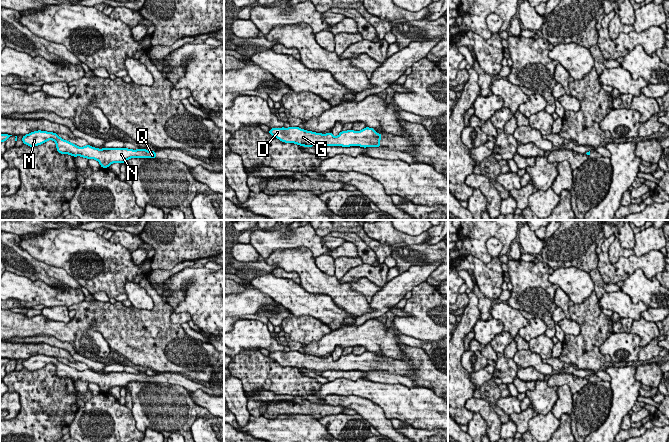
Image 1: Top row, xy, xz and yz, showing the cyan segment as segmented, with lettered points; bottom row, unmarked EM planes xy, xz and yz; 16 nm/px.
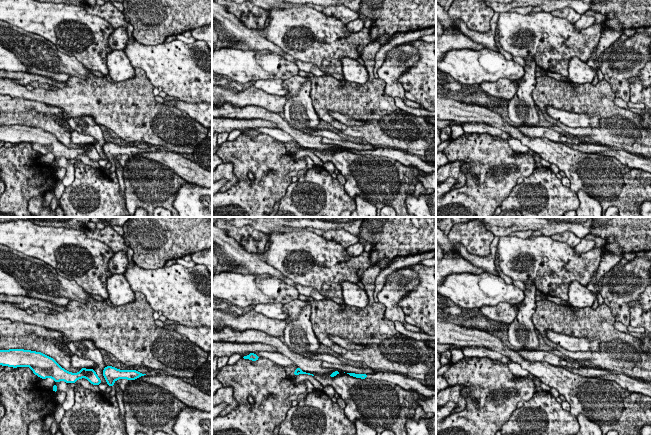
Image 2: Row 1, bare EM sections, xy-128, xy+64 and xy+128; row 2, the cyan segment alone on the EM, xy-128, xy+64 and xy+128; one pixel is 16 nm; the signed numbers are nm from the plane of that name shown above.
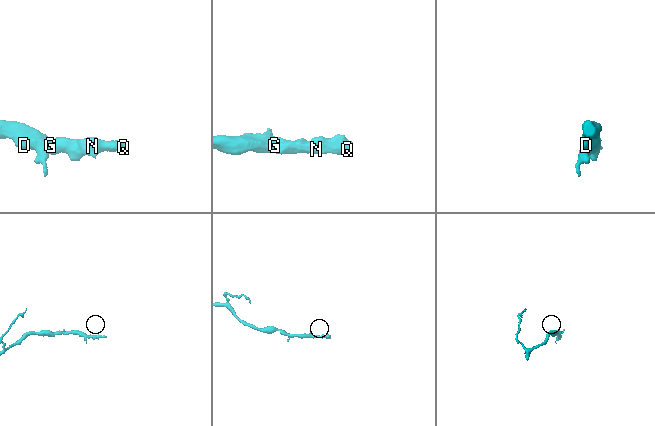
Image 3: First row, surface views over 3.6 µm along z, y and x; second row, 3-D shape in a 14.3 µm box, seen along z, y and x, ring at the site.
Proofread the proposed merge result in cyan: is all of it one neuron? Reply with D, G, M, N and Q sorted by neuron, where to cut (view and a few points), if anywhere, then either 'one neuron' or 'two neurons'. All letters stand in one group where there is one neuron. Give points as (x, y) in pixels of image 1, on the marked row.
groups D G M N Q; cut none; one neuron

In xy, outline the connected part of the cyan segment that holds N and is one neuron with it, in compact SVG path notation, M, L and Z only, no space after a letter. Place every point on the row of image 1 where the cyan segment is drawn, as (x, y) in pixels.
M34 131L22 138L23 144L35 147L53 140L56 143L58 153L69 154L73 157L97 160L102 168L108 168L112 163L125 163L130 158L156 158L156 151L149 152L146 149L127 149L127 148L103 148L98 149L90 145L78 147L75 144L60 138L56 133L46 131Z

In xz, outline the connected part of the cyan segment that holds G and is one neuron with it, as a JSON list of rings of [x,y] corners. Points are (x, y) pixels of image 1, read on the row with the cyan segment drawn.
[[[299,127],[272,128],[268,132],[280,141],[295,143],[300,146],[361,146],[361,147],[380,147],[382,134],[375,132],[373,128],[366,127],[361,131],[341,131],[336,137],[332,132],[327,134],[315,133],[300,129]]]

